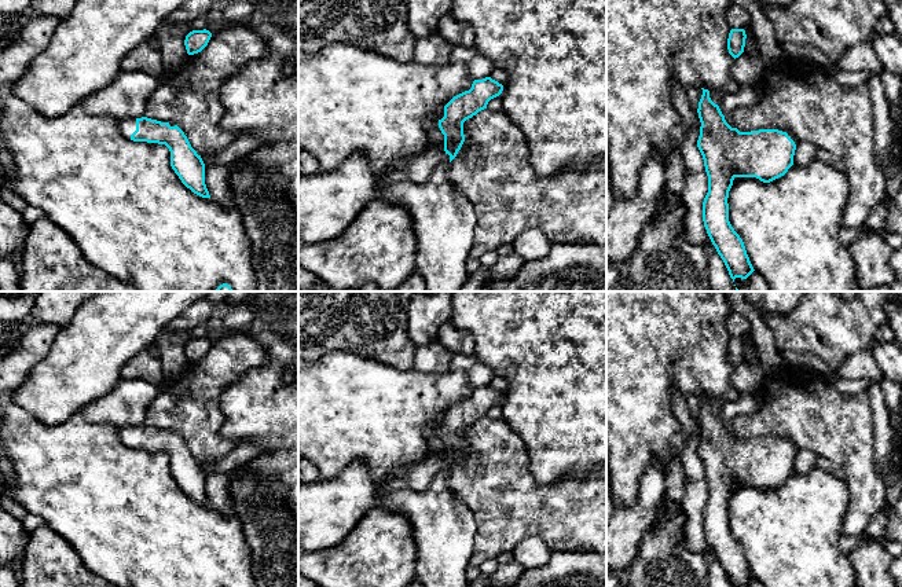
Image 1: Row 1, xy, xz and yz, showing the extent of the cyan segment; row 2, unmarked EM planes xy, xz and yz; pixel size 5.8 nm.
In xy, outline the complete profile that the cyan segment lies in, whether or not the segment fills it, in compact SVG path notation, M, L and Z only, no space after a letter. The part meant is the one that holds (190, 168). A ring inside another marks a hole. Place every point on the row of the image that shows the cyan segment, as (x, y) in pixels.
M142 117L118 120L118 129L133 142L165 144L170 151L170 166L182 183L194 194L210 198L205 184L205 164L177 125Z

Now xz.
M491 77L474 80L469 91L454 96L444 106L444 117L439 120L444 143L402 165L389 165L386 162L377 168L378 188L385 181L426 181L439 164L451 162L465 142L463 122L487 109L488 102L499 96L502 91L503 85Z

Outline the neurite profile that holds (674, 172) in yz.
M671 82L672 102L681 115L681 124L671 131L671 154L664 166L666 187L670 195L682 197L685 188L685 161L682 154L682 143L693 128L700 128L698 113L690 106L689 88L676 82Z

